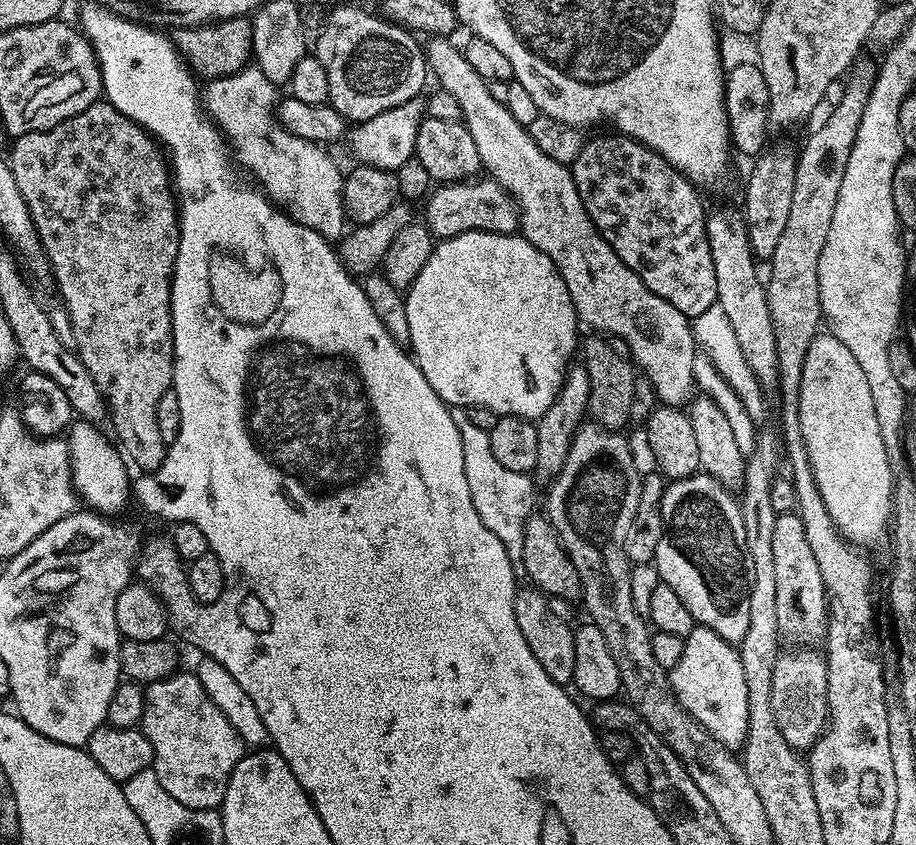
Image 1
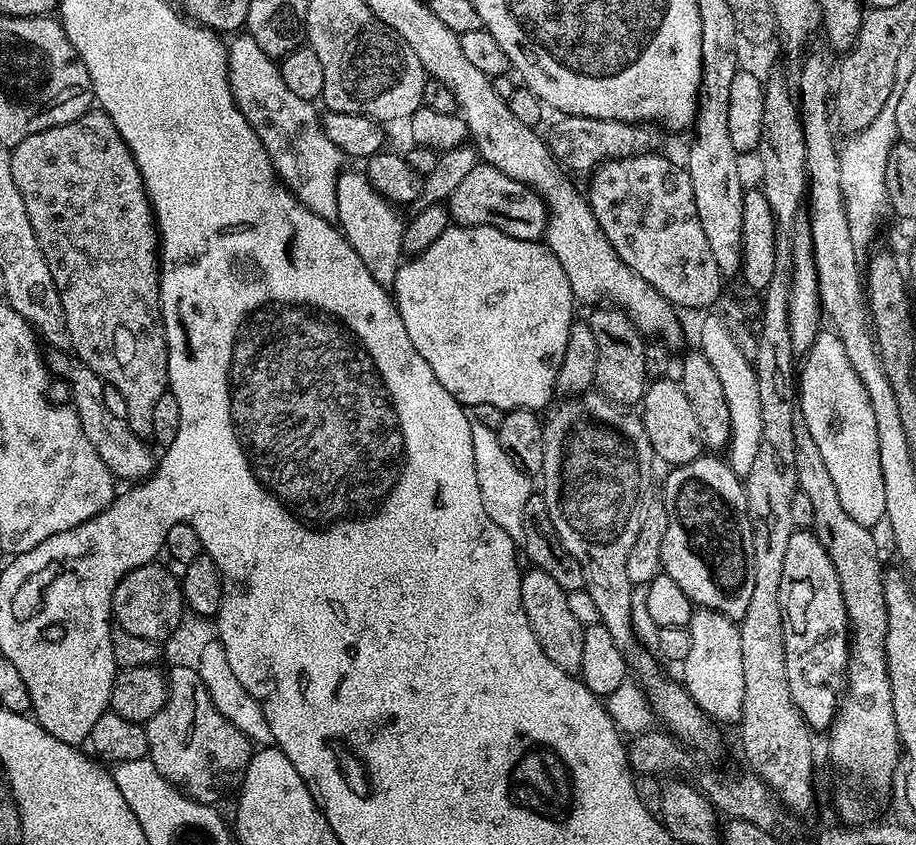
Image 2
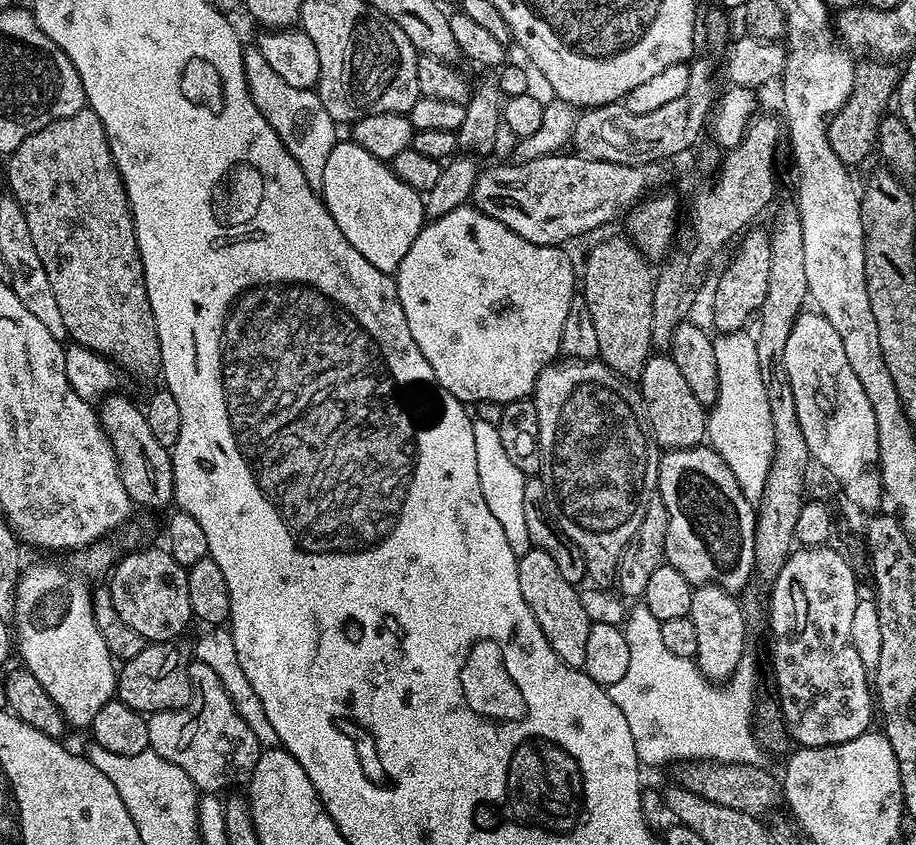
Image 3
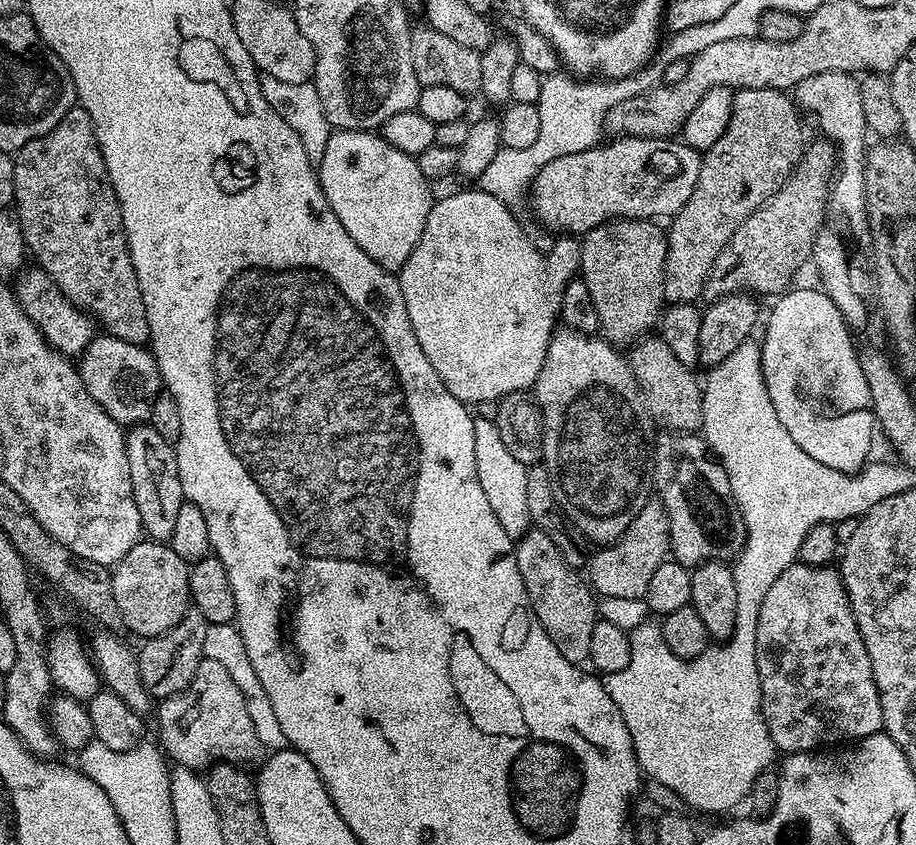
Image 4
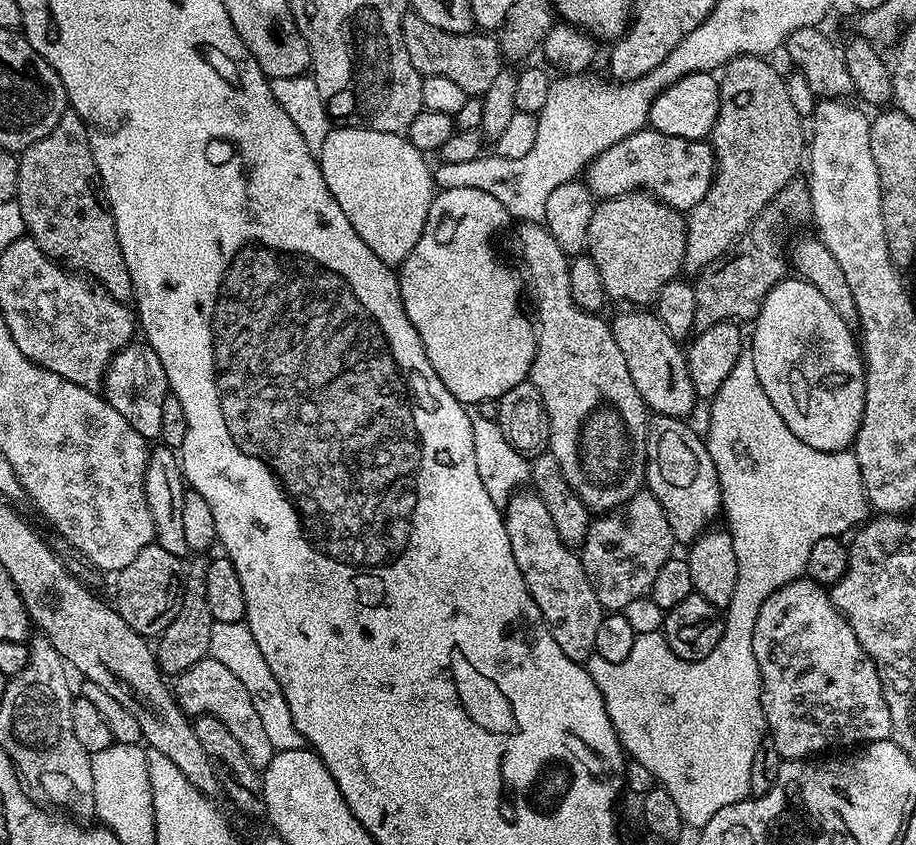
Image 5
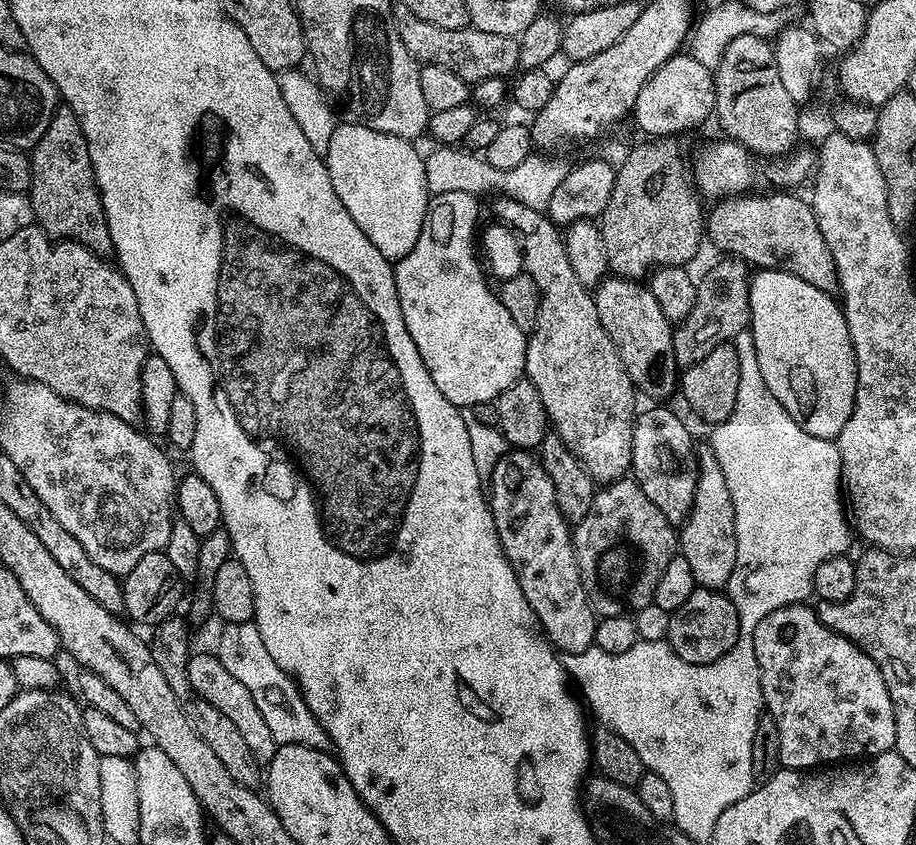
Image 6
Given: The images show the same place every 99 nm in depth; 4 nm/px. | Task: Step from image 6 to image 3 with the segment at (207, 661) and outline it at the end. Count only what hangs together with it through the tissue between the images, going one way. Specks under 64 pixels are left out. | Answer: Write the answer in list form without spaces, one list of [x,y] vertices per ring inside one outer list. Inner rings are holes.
[[[193,659],[189,663],[188,673],[192,683],[192,697],[185,708],[178,708],[174,712],[153,712],[147,717],[149,749],[166,758],[166,762],[174,762],[176,768],[186,770],[201,793],[220,794],[223,793],[223,788],[228,788],[231,784],[247,785],[262,751],[258,738],[254,738],[254,730],[242,722],[242,714],[238,714],[234,702],[230,702],[226,686],[222,686],[218,674],[214,674],[206,662]]]

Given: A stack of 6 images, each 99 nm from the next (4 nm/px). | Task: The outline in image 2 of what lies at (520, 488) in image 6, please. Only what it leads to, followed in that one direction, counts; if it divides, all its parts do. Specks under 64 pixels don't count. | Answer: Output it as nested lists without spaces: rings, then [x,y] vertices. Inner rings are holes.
[[[529,567],[520,578],[520,593],[522,594],[522,610],[526,618],[530,618],[530,630],[534,630],[534,638],[538,638],[538,646],[554,662],[554,666],[560,667],[573,674],[579,673],[582,666],[582,638],[585,625],[580,624],[574,618],[570,610],[568,593],[546,574],[546,570]]]

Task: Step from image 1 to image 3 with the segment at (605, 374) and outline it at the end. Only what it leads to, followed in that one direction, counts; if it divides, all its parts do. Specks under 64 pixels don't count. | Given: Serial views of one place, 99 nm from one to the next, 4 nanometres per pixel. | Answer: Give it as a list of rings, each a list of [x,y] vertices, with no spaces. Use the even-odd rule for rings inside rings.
[[[627,235],[612,236],[609,240],[600,240],[588,252],[588,257],[584,260],[584,272],[582,268],[582,295],[586,306],[590,310],[590,318],[594,318],[594,327],[598,333],[598,350],[600,351],[599,359],[603,360],[606,366],[610,366],[612,372],[617,372],[619,376],[623,376],[625,380],[635,381],[644,369],[644,363],[648,361],[650,353],[653,351],[651,342],[651,302],[654,283],[654,268],[648,257],[640,253],[640,249],[628,239]]]

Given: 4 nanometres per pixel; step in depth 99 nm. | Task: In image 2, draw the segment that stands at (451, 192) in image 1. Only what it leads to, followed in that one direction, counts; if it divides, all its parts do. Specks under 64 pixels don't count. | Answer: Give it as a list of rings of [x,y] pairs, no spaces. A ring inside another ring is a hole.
[[[477,162],[446,201],[448,215],[457,225],[490,226],[502,230],[510,238],[539,241],[548,225],[548,209],[544,200],[530,186],[502,174],[493,164]]]

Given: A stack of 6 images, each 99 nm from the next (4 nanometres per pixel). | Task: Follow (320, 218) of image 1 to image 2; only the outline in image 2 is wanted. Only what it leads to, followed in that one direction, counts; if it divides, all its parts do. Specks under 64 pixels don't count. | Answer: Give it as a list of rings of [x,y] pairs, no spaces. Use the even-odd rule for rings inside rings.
[[[236,34],[227,41],[228,81],[236,108],[242,110],[246,122],[258,134],[276,175],[288,191],[314,214],[330,221],[338,214],[338,178],[345,167],[344,153],[326,138],[317,105],[298,98],[282,82],[280,65],[247,34]]]

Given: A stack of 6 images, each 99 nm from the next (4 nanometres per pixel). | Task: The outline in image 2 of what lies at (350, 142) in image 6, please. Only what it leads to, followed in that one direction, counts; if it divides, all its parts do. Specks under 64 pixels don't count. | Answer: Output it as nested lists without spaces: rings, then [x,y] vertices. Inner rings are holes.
[[[341,171],[338,178],[338,214],[336,220],[344,237],[354,246],[358,258],[366,262],[366,270],[374,274],[374,282],[385,286],[396,283],[396,275],[402,263],[402,236],[405,217],[400,217],[401,209],[387,200],[368,180],[363,171]]]

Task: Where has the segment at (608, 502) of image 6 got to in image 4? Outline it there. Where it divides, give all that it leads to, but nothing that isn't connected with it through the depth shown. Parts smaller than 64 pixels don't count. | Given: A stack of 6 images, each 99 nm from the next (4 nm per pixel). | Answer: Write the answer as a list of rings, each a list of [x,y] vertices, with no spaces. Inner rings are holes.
[[[650,498],[642,510],[626,526],[626,530],[612,544],[601,547],[596,556],[600,564],[587,565],[586,579],[595,595],[604,598],[644,599],[646,586],[650,586],[650,578],[662,561],[669,559],[670,522],[663,504],[659,499]]]

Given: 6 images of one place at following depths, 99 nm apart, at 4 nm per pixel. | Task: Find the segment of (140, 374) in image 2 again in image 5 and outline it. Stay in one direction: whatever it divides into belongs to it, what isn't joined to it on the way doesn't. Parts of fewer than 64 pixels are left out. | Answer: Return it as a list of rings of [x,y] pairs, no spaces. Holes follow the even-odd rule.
[[[67,111],[58,118],[54,130],[18,156],[18,186],[16,204],[22,210],[27,235],[50,259],[67,266],[77,274],[87,274],[99,287],[108,291],[115,300],[127,301],[133,295],[130,270],[122,258],[116,233],[116,223],[101,193],[98,191],[98,173],[88,137],[88,126],[77,112]]]

